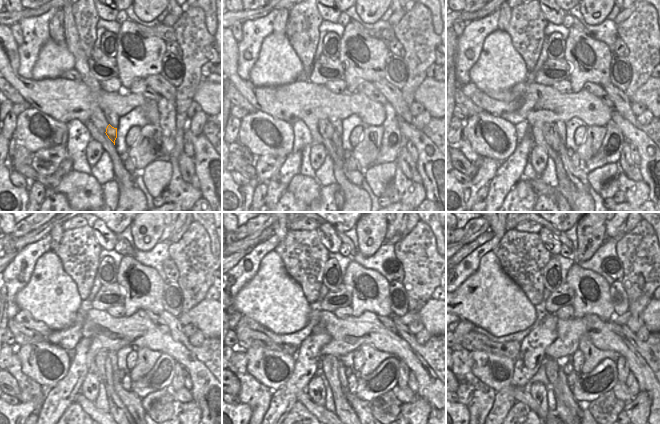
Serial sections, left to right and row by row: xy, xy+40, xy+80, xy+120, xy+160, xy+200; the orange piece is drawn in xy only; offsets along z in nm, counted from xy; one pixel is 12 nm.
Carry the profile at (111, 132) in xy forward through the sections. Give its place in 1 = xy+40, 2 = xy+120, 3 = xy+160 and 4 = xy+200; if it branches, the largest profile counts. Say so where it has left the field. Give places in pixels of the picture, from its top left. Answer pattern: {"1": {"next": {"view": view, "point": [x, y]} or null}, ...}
{"1": {"next": {"view": "xy+40", "point": [355, 177]}}, "2": {"next": {"view": "xy+120", "point": [132, 402]}}, "3": {"next": {"view": "xy+160", "point": [361, 408]}}, "4": {"next": {"view": "xy+200", "point": [587, 415]}}}

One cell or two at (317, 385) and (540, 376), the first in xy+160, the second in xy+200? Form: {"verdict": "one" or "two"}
{"verdict": "two"}

